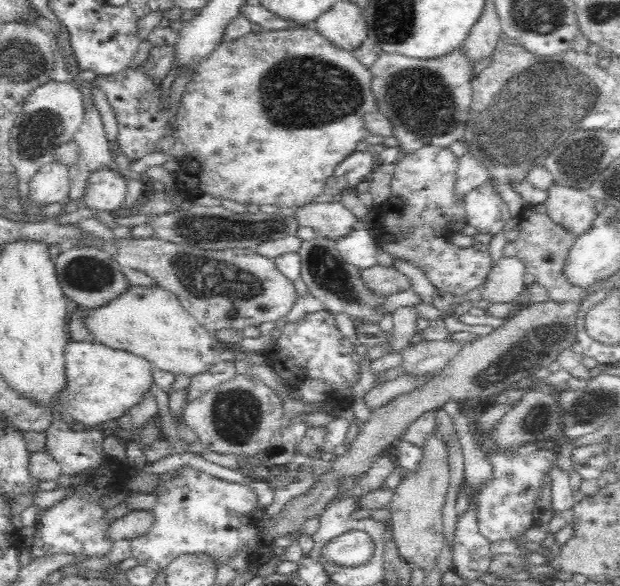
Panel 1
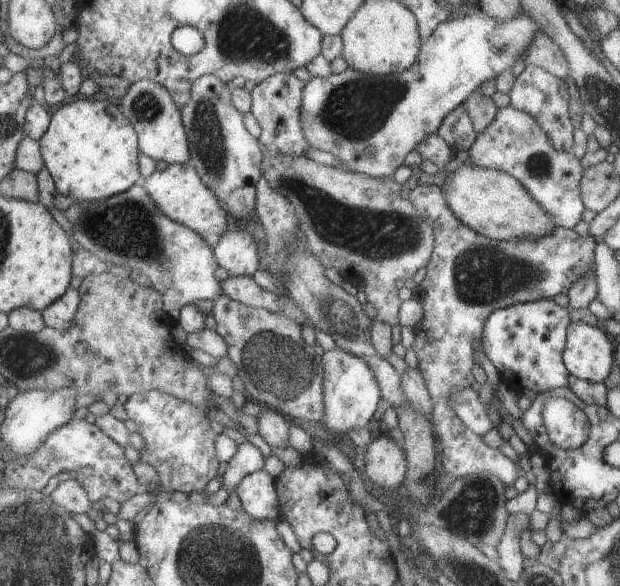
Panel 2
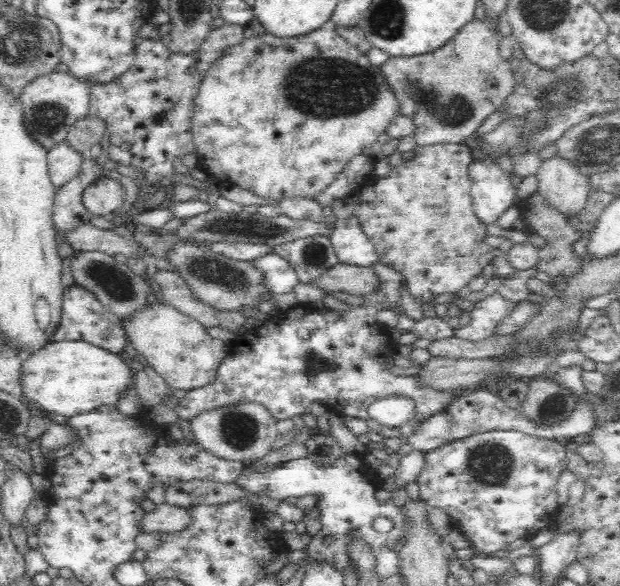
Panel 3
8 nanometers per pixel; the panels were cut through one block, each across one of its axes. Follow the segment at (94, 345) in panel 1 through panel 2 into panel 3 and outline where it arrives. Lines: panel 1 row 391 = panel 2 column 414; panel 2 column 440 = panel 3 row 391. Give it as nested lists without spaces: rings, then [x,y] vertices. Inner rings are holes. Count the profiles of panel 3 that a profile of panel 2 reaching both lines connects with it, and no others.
[[[80,339],[50,342],[36,353],[24,356],[20,368],[22,393],[36,401],[44,410],[64,420],[75,414],[98,409],[100,405],[115,406],[124,390],[128,390],[133,372],[120,360],[118,353],[94,346]]]

